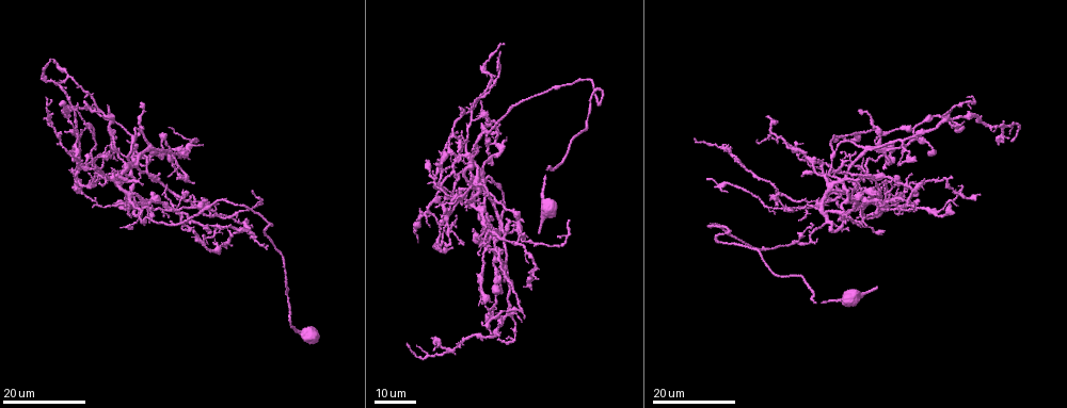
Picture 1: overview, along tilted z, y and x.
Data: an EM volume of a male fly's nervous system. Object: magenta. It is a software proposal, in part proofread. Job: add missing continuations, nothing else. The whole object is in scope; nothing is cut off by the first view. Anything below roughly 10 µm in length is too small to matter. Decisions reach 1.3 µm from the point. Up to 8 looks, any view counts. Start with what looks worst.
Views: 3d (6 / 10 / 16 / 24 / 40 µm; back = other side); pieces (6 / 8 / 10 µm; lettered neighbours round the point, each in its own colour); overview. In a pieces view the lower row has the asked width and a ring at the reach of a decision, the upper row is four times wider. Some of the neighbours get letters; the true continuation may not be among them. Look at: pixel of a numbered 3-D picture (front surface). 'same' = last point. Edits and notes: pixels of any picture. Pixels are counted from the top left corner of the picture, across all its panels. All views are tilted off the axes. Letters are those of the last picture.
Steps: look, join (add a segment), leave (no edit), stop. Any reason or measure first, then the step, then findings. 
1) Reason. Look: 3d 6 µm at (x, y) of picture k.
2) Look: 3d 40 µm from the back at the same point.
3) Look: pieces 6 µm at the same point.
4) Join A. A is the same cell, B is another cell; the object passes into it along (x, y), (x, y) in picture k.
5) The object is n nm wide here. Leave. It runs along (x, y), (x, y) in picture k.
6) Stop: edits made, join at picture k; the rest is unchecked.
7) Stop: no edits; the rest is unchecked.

Tapers out. Look: 3d 16 µm at (1011, 142) of picture 1.

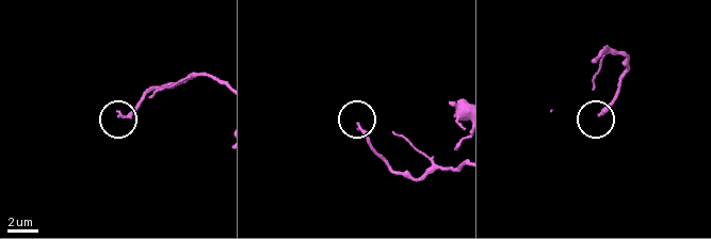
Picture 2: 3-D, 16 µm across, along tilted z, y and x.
Look: 3d 10 µm at (598, 114) of picture 2.

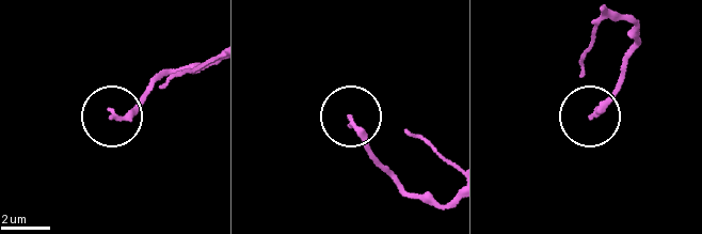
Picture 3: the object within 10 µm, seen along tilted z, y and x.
Look: pieces 8 µm at (111, 115) of picture 3.

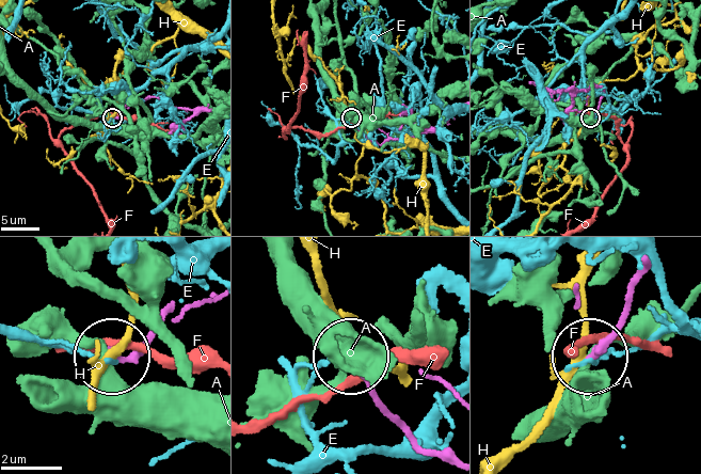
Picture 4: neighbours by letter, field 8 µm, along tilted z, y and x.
Leave. A, E, F and H are other cells; it runs along (165, 316), (146, 341), (115, 357) in picture 4; none of them fits.

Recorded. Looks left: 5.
An open end. Look: 3d 24 µm at (463, 201) of picture 1.

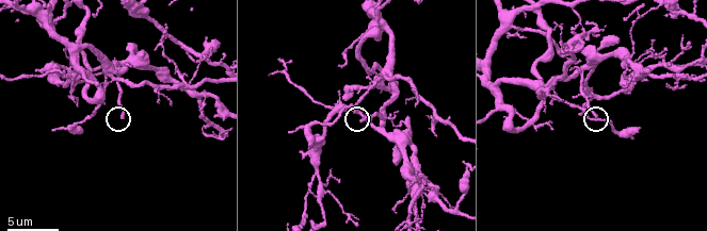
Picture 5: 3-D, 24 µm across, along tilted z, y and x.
Look: pieces 6 µm at (121, 116) of picture 5.

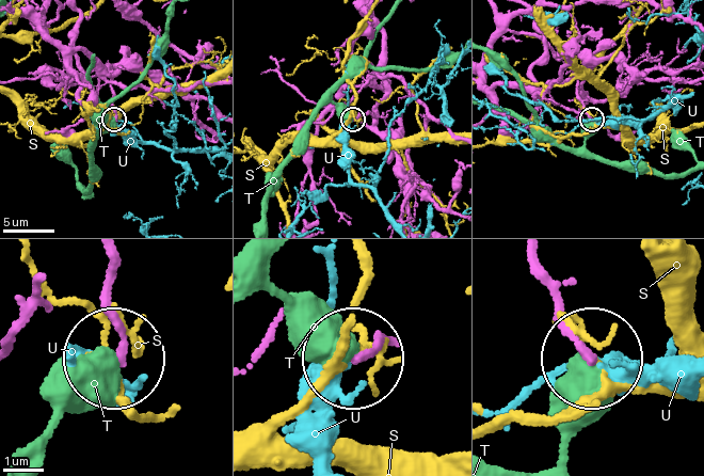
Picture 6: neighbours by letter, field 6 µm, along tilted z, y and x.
Leave. S, T and U are other cells; it runs along (106, 262), (117, 358) in picture 6; no lettered segment goes on from it.

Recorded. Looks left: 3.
An open end. Look: 3d 24 µm at (539, 232) of picture 1.

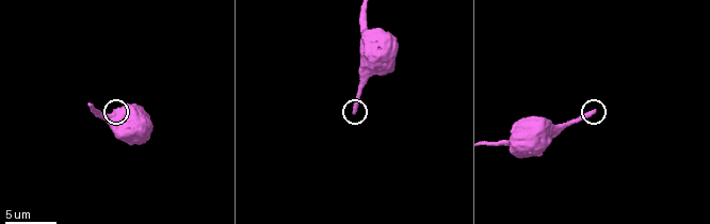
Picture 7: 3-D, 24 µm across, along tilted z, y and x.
Look: pieces 8 µm at (594, 111) of picture 7.

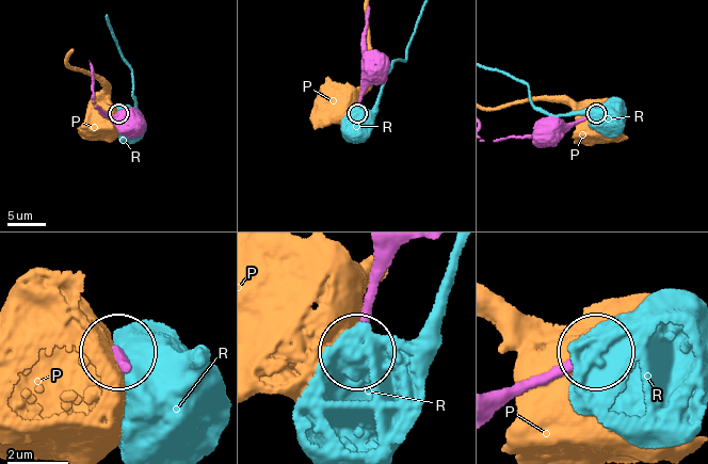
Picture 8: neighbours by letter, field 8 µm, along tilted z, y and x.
The object is 280 nm wide here. Leave. P and R are other cells; no lettered segment goes on from it.

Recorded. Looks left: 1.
Stop: no edits; the rest is unchecked.

